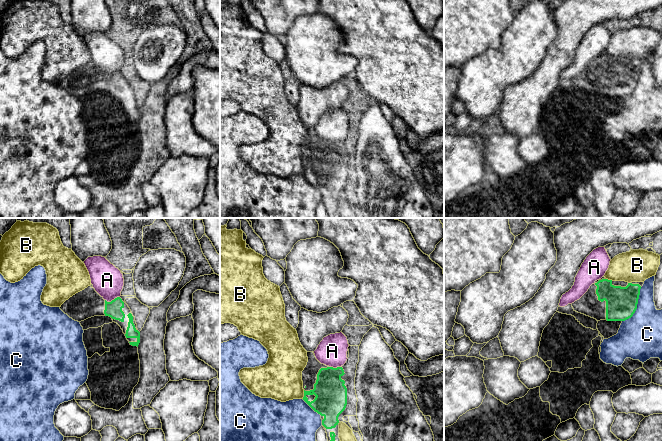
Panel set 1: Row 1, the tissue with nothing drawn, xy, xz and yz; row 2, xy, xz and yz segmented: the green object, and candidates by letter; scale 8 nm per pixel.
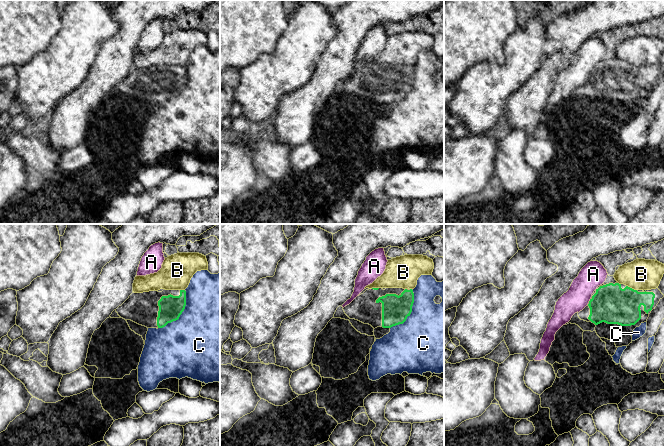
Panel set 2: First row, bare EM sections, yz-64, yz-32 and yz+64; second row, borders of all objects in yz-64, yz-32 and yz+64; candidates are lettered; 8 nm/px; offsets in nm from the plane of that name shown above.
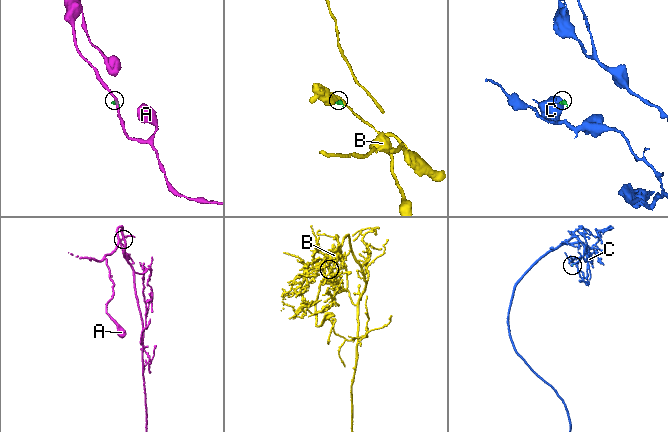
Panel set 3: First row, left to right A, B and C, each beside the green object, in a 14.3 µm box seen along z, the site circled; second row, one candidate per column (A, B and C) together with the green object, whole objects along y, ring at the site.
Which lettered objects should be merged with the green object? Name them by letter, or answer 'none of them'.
none of them

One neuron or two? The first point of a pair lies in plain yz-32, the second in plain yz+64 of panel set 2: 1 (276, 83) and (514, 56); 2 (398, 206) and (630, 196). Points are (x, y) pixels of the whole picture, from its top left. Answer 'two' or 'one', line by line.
1: one
2: one

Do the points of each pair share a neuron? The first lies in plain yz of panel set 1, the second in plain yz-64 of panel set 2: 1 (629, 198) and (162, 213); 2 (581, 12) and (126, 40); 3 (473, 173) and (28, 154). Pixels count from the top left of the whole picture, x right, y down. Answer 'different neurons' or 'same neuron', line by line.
1: same neuron
2: same neuron
3: different neurons

